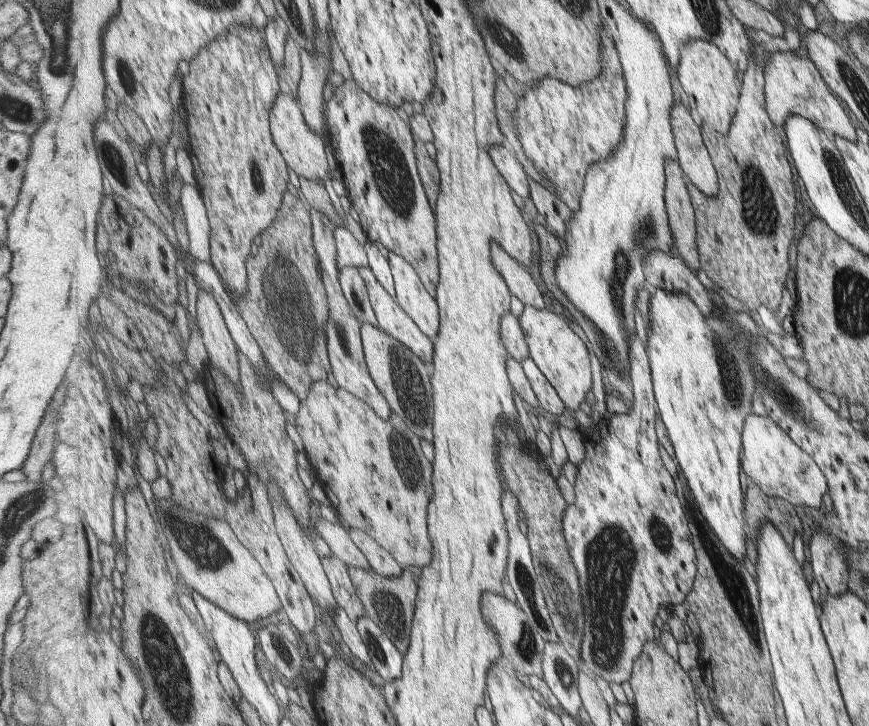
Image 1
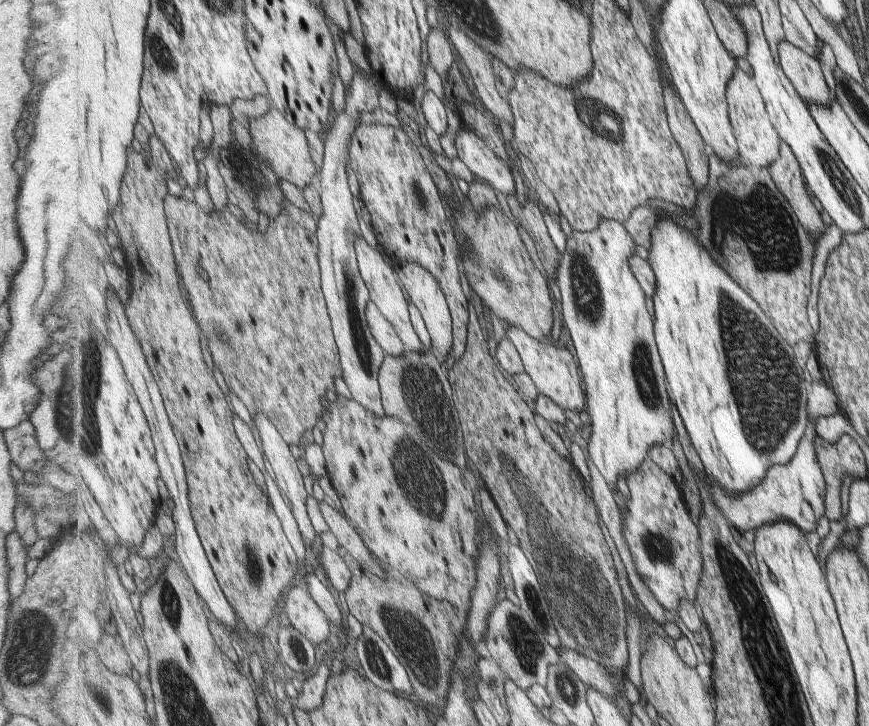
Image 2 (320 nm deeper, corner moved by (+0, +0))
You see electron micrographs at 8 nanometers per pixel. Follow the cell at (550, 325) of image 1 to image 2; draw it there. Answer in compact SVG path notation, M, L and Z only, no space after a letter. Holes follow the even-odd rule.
M506 326L505 338L515 345L523 359L524 372L527 372L537 385L538 391L551 397L569 415L587 411L587 397L584 389L584 378L575 362L575 356L569 350L557 348L551 340L538 341L527 334L521 327Z

